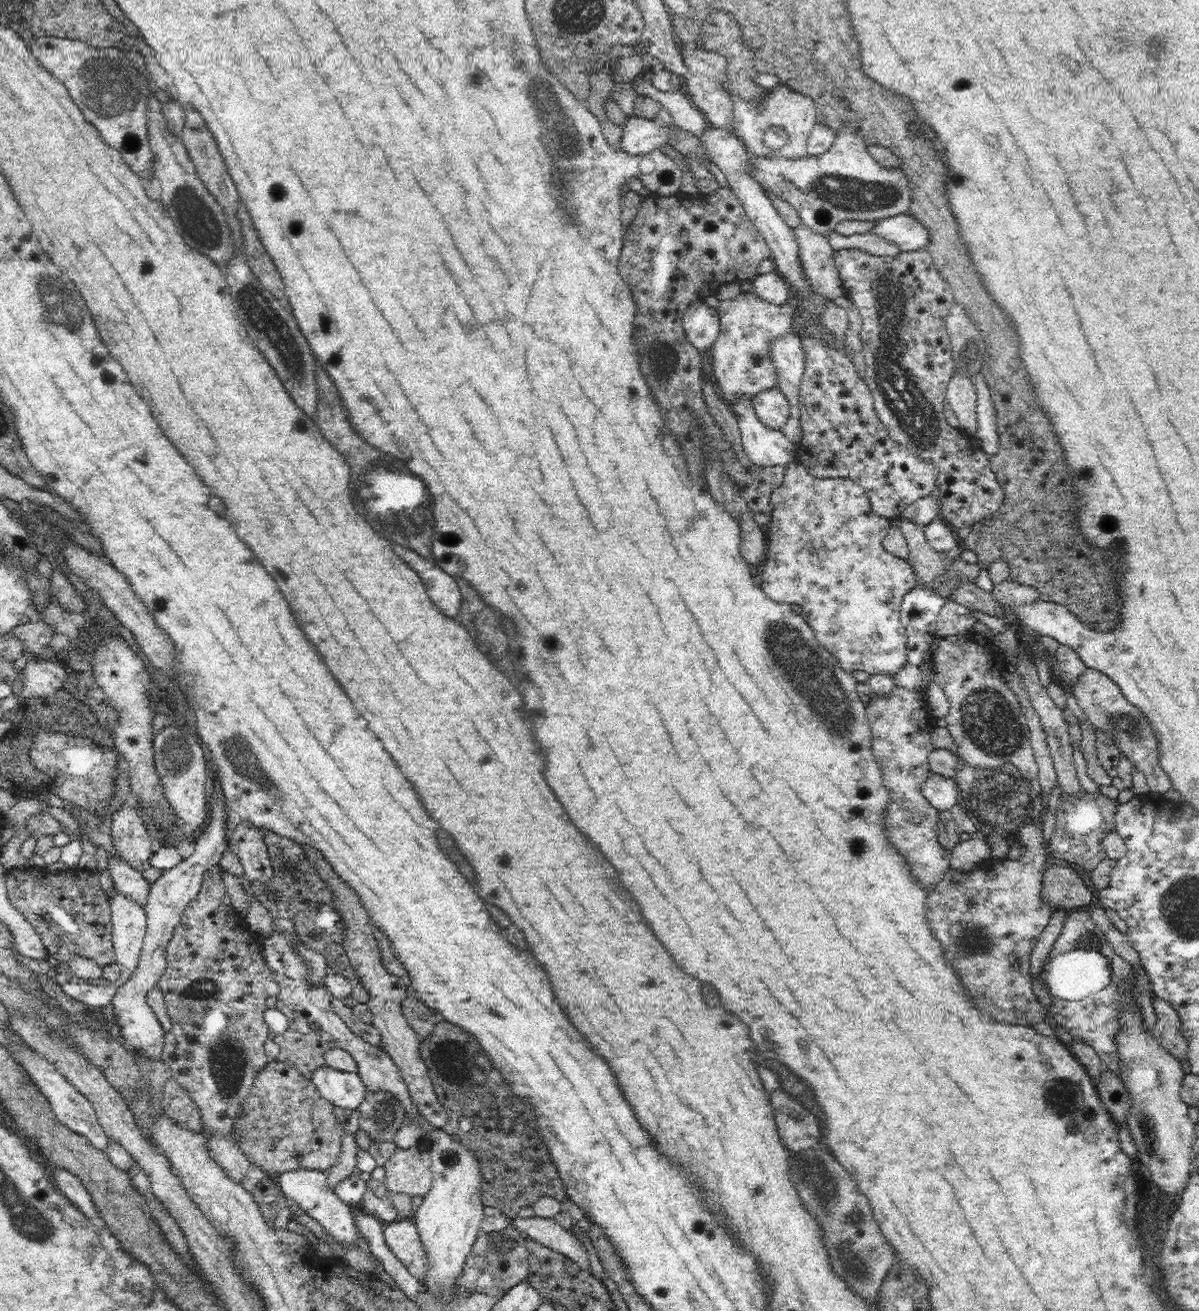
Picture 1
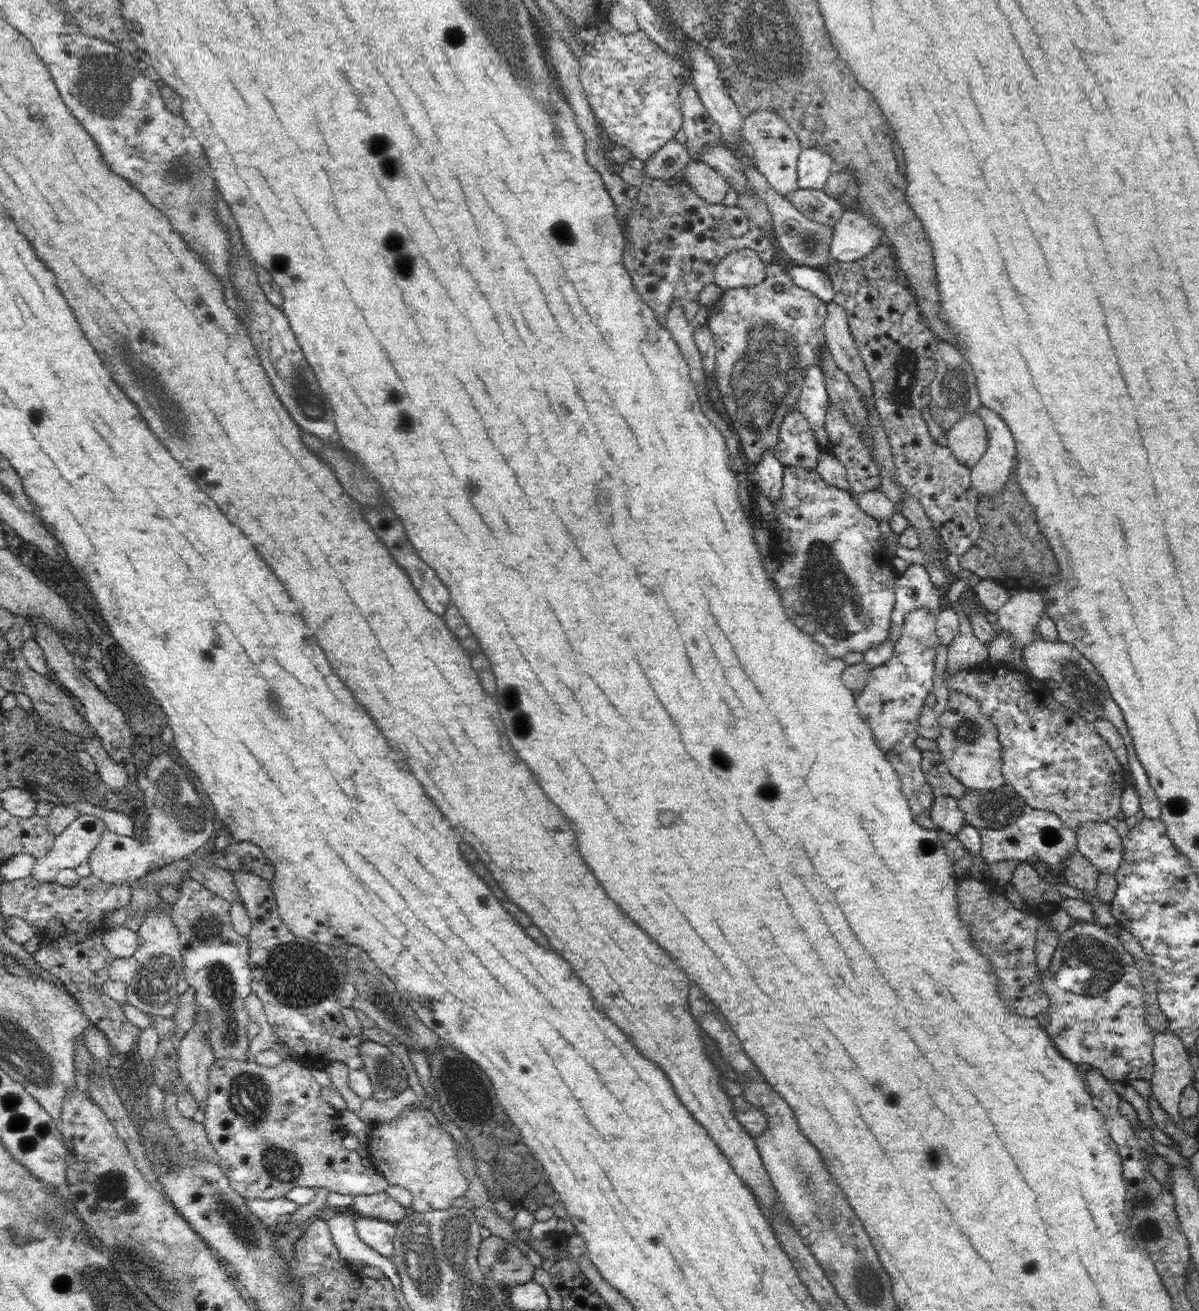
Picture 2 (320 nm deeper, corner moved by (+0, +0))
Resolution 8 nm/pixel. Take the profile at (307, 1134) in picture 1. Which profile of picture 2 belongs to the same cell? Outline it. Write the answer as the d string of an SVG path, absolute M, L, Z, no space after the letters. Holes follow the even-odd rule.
M216 1059L209 1068L208 1079L213 1089L208 1091L206 1106L200 1118L208 1140L216 1150L219 1166L229 1178L236 1192L246 1199L285 1197L294 1187L326 1188L329 1191L357 1195L369 1195L385 1191L386 1177L368 1166L356 1149L346 1148L342 1142L334 1142L334 1132L344 1136L341 1111L321 1098L321 1086L312 1076L312 1069L298 1060L283 1061L278 1066L264 1066L253 1060Z

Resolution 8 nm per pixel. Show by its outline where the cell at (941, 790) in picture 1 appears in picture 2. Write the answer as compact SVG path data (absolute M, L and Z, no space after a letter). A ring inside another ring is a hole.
M938 796L931 807L931 819L936 829L957 837L965 826L965 813L960 809L958 801L950 796Z

